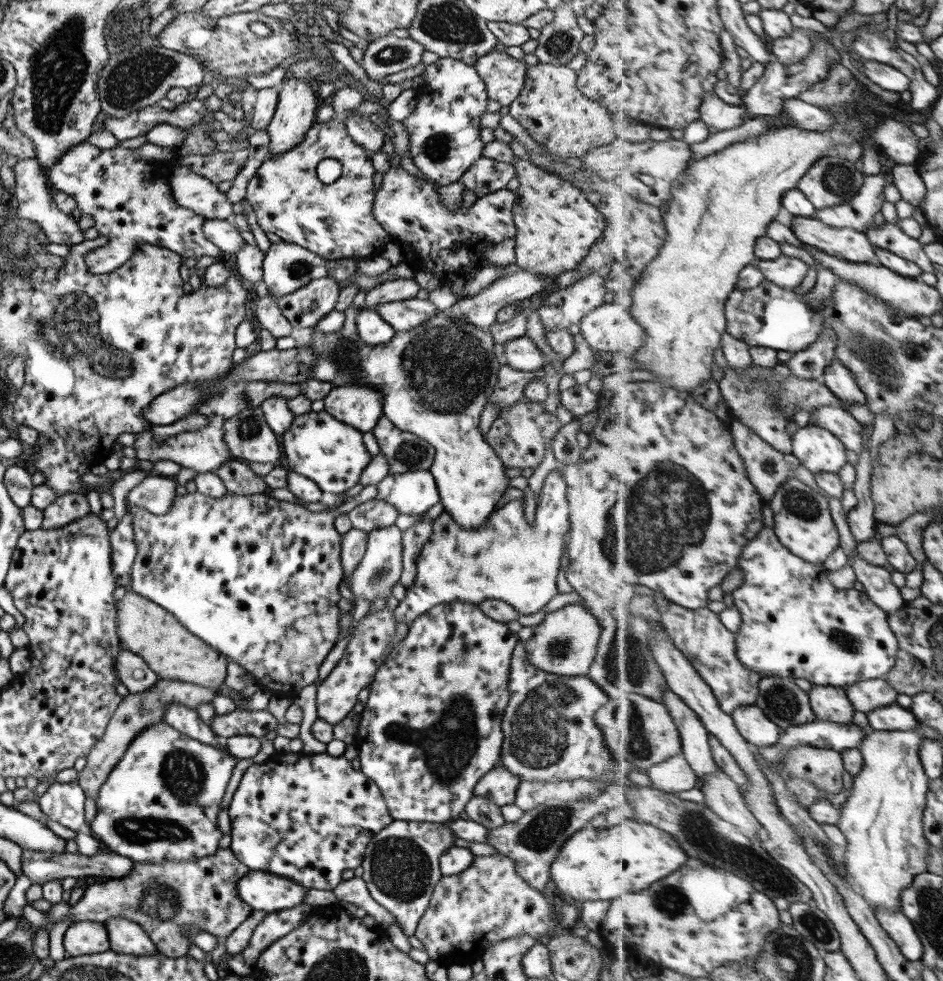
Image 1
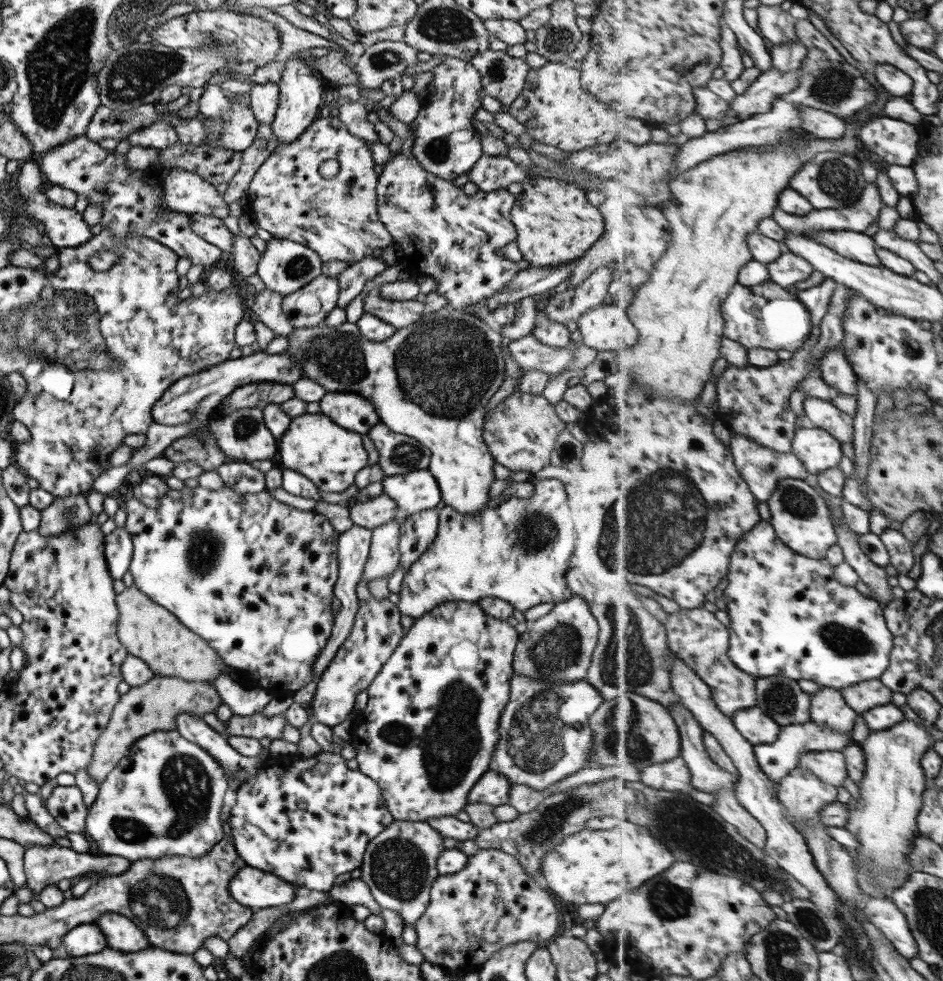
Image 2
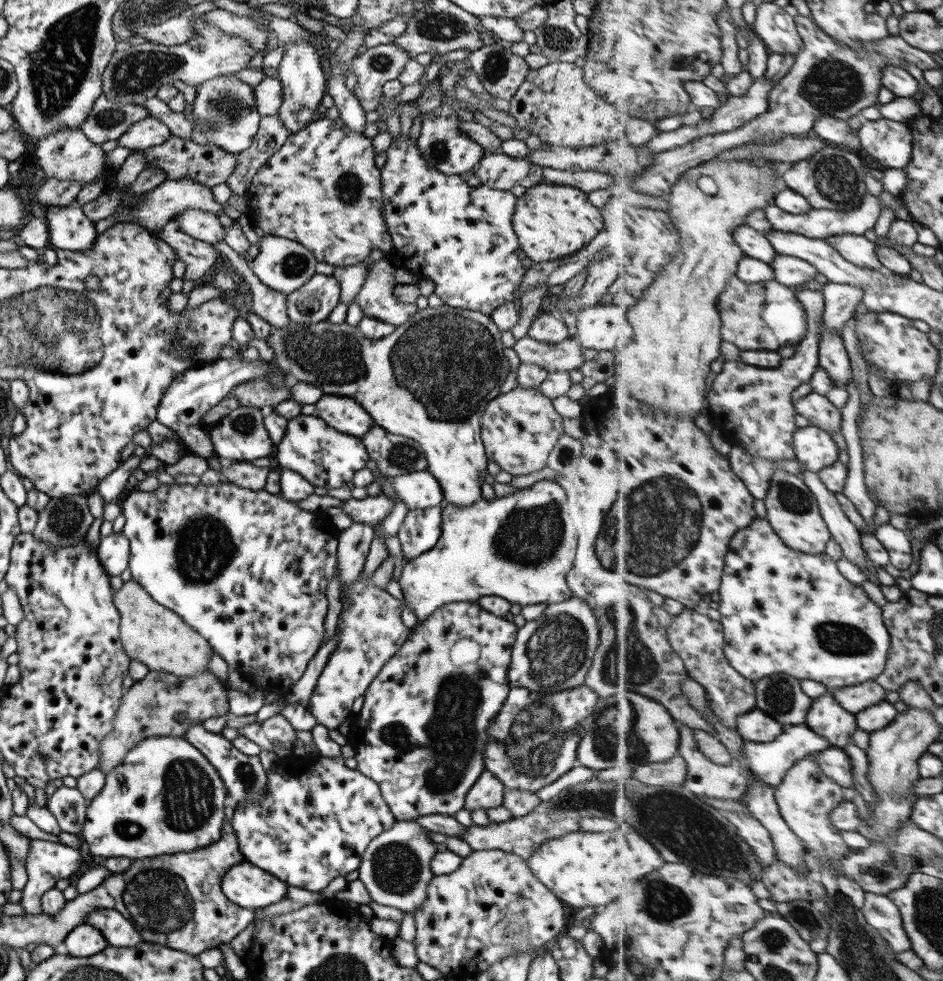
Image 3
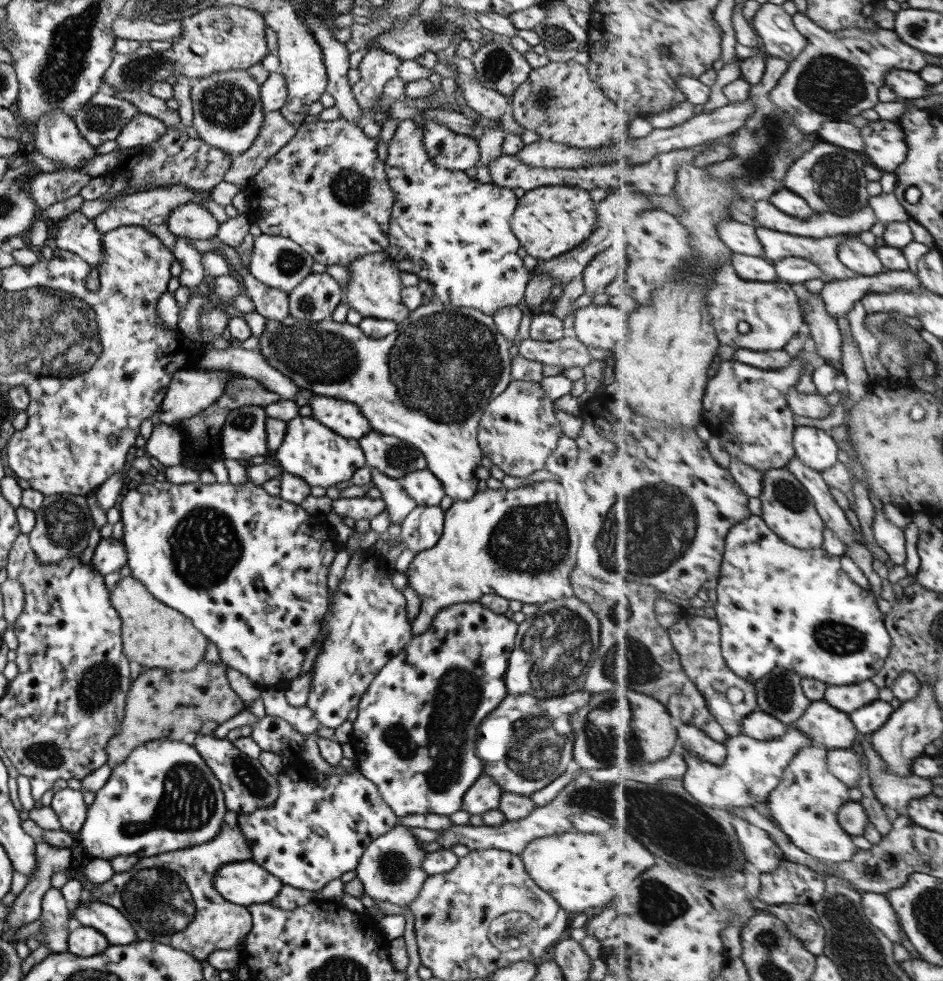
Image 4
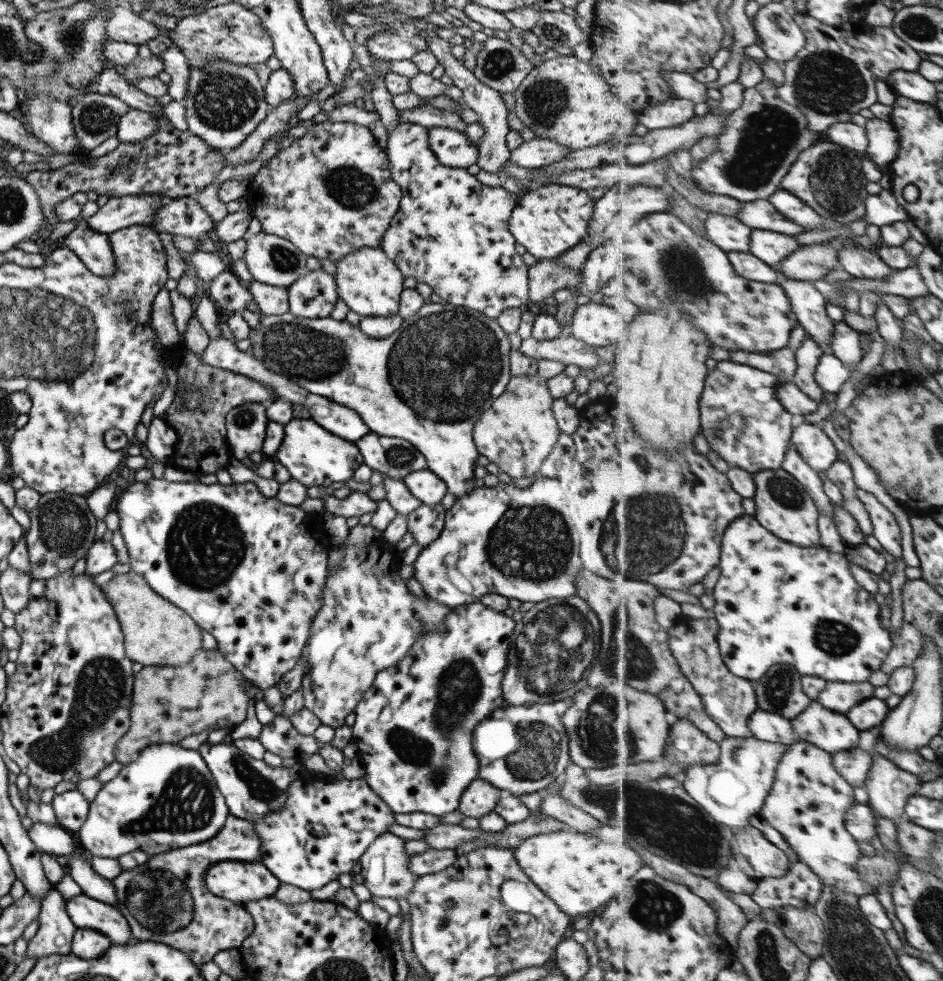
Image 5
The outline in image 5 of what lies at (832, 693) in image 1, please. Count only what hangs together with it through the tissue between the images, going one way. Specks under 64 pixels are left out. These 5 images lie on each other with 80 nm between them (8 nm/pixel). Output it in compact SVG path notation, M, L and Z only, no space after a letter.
M813 701L791 724L799 739L812 742L833 755L859 746L861 730L851 724L847 716L825 708L819 701Z

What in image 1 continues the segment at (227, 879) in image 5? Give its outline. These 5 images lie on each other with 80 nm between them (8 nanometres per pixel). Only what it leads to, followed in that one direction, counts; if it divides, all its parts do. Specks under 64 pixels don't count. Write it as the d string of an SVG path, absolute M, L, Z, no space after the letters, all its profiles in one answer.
M250 870L245 876L242 876L237 881L236 891L237 896L245 904L248 904L253 912L263 911L267 913L299 906L299 904L304 902L306 895L306 888L301 886L301 884L283 877L277 877L271 873L262 873L259 870Z

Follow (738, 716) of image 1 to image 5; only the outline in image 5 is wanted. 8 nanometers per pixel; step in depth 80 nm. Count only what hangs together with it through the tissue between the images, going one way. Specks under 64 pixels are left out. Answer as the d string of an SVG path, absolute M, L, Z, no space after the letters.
M759 708L756 713L752 714L748 725L752 730L753 737L759 740L792 745L799 740L799 736L791 721L784 716Z

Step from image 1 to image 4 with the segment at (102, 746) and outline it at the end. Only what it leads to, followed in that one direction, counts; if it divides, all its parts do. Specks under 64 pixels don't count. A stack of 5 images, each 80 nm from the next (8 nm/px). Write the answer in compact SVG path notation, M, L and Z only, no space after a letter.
M201 660L189 671L144 668L130 682L119 730L105 747L106 765L113 768L121 764L136 746L147 741L181 741L195 734L203 722L213 720L221 724L241 712L245 705L229 688L225 679L225 664L213 665Z

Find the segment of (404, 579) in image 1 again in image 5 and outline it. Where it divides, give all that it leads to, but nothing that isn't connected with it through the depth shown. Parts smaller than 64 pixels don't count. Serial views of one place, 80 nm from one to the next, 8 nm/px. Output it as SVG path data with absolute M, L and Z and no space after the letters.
M439 503L420 504L407 515L407 532L413 535L414 543L423 547L435 541L444 526L445 509Z

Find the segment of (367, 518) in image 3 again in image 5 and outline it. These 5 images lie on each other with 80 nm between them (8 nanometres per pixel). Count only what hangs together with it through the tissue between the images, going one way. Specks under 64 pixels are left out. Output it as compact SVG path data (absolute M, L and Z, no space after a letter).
M353 490L343 499L334 495L324 494L321 499L325 511L343 518L361 517L363 514L373 514L377 508L376 501L369 499L365 493Z

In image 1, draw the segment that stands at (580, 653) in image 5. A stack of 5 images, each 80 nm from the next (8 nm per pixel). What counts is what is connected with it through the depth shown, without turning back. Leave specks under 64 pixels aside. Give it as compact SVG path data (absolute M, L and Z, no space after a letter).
M565 605L548 612L543 620L532 628L531 637L522 643L527 662L535 670L561 676L587 675L595 657L600 626L584 605Z

